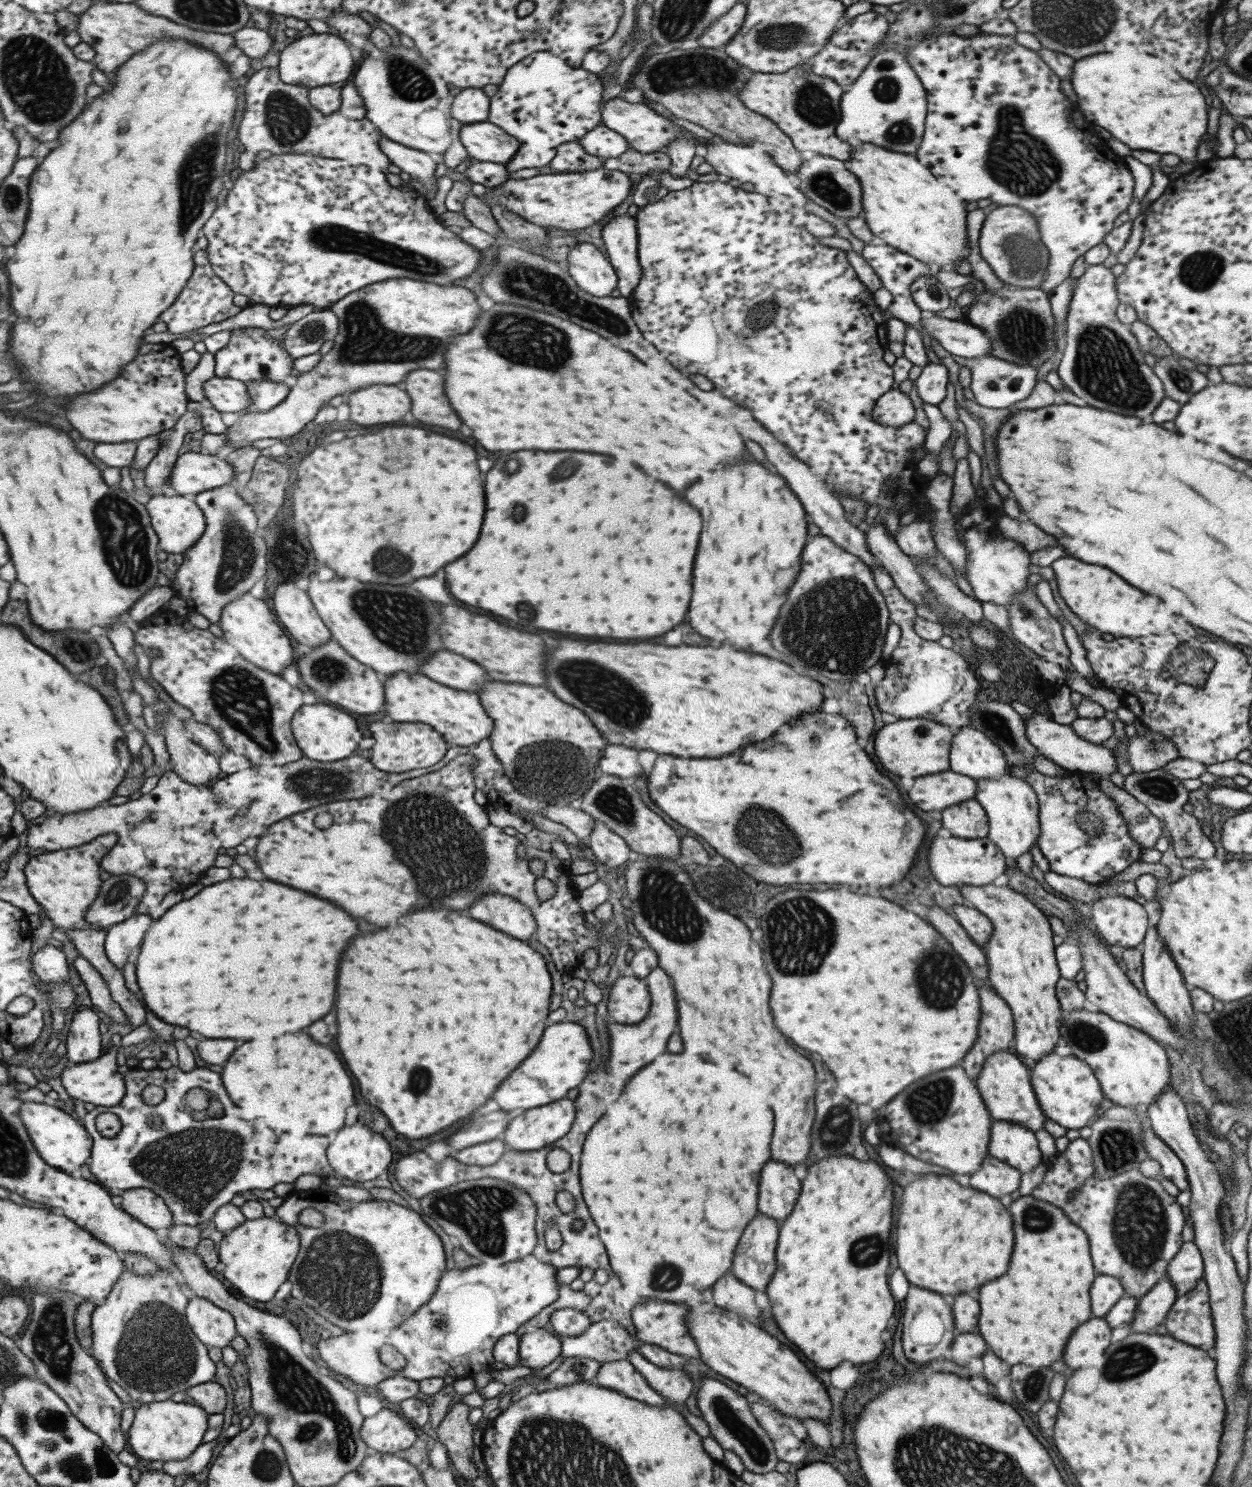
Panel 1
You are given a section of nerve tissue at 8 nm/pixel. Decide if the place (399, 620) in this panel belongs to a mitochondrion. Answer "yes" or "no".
yes

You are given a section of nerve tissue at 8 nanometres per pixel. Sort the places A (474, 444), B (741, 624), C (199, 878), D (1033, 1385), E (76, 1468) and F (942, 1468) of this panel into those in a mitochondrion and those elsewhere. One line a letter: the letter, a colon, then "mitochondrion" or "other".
A: other
B: other
C: other
D: mitochondrion
E: mitochondrion
F: mitochondrion

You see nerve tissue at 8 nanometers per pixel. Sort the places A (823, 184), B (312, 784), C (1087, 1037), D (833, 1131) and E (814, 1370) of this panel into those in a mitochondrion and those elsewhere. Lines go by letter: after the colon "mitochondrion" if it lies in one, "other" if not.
A: mitochondrion
B: mitochondrion
C: mitochondrion
D: mitochondrion
E: other

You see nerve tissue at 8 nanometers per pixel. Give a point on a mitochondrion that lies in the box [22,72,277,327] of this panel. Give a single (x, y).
(196, 173)

